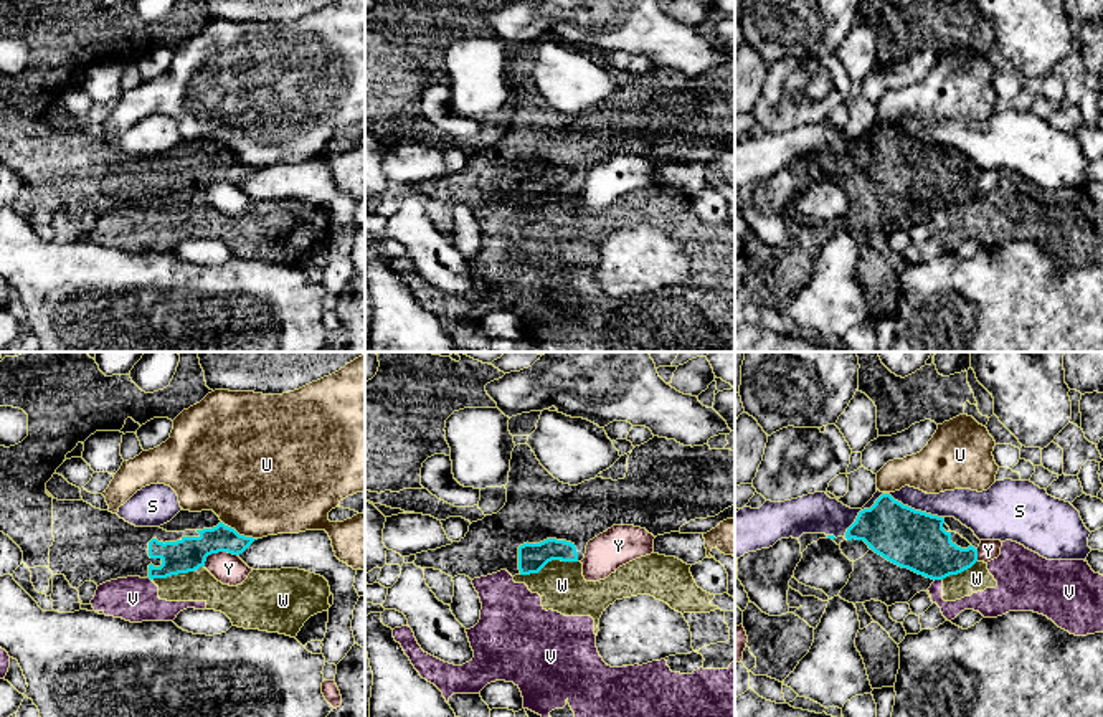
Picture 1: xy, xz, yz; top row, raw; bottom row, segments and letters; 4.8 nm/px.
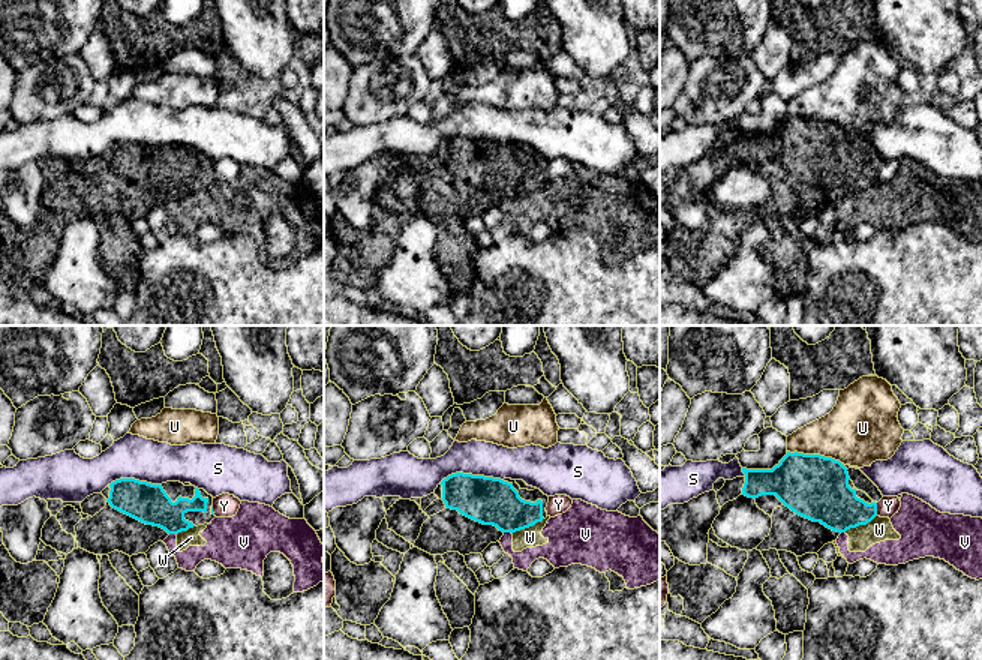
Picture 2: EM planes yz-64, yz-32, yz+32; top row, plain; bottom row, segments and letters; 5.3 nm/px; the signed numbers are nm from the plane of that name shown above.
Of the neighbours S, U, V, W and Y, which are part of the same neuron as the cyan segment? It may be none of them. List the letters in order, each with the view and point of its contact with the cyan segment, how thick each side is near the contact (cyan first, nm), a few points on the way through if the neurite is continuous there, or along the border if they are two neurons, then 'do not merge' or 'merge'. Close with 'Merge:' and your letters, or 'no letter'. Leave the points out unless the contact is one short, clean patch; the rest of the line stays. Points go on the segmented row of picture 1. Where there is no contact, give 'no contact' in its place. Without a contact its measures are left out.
S: meets cyan in yz at (887, 494); 280 nm thick on the cyan side, 120 nm on the other; do not merge
U: meets cyan in xy at (238, 534); 160 nm thick on the cyan side, 480 nm on the other; do not merge
V: meets cyan in yz at (938, 579); 280 nm thick on the cyan side, 110 nm on the other; do not merge
W: meets cyan in xz at (547, 562); 140 nm thick on the cyan side, 220 nm on the other; border along xz (577, 560), (549, 560), (537, 572), (519, 574); do not merge
Y: meets cyan in xy at (217, 552); 160 nm thick on the cyan side, 150 nm on the other; do not merge
Merge: no letter

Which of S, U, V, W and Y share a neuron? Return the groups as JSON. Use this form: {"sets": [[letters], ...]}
{"sets": [["S"], ["U"], ["V", "W"], ["Y"]]}

